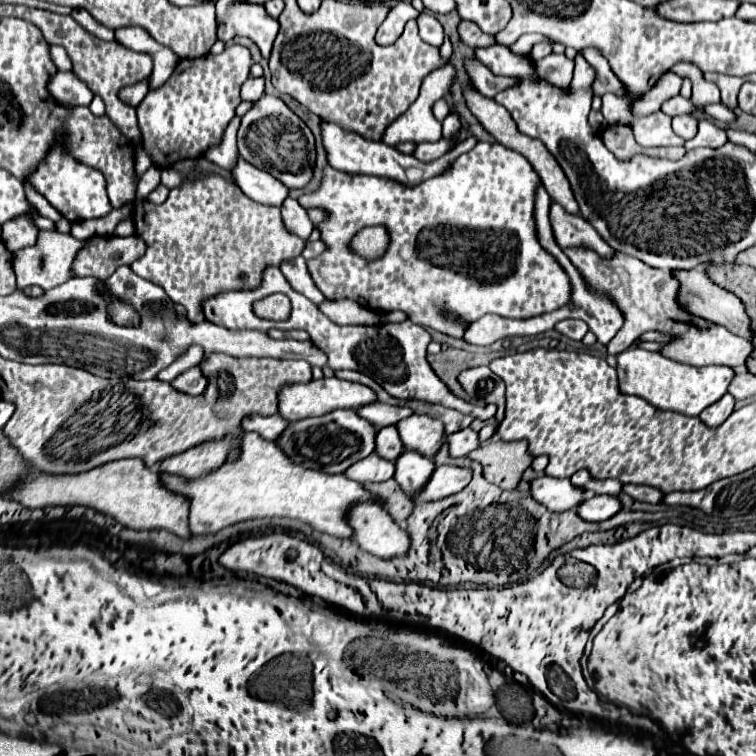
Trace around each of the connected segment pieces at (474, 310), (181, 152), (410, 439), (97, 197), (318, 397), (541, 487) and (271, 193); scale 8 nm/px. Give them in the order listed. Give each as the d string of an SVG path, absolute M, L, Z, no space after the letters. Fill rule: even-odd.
M479 141L469 153L463 153L459 159L455 159L455 163L445 169L441 175L433 177L433 179L427 179L415 187L405 187L401 183L393 183L391 179L377 179L377 177L367 177L367 175L345 175L343 171L337 171L333 167L327 167L325 169L325 177L323 177L323 183L319 187L319 191L315 193L309 193L309 195L303 195L299 199L299 203L303 207L323 207L329 211L329 217L319 225L319 231L321 231L321 239L327 243L327 251L323 255L319 255L317 259L311 259L307 261L307 267L309 267L309 273L315 281L315 285L321 289L321 293L327 297L327 299L355 299L359 305L367 307L367 309L383 309L383 311L395 311L395 309L401 309L409 315L409 319L413 323L419 323L419 325L427 325L427 327L433 327L441 333L447 333L451 337L463 337L463 327L459 327L457 323L447 323L439 311L441 309L449 309L453 311L455 315L463 317L467 323L473 323L475 319L487 315L487 313L495 313L495 315L501 315L501 317L511 317L511 319L529 319L529 317L535 317L535 315L543 315L543 313L549 313L549 311L555 311L555 309L561 309L565 307L569 301L571 301L571 281L569 281L569 275L565 273L565 269L559 265L559 261L549 255L549 251L545 251L537 239L537 223L535 223L535 193L537 193L537 186L541 185L541 179L537 175L537 171L533 169L525 157L521 157L519 153L503 147L501 143L485 143L485 141ZM367 225L385 225L389 235L391 235L391 245L387 249L387 253L381 257L381 259L375 259L375 261L367 261L355 253L351 253L347 249L349 245L349 239L361 231L363 227ZM403 245L413 245L413 253L411 257L403 257L401 255L401 247Z
M231 45L219 55L181 59L173 75L143 97L137 105L141 145L155 167L165 169L185 159L203 157L209 147L221 143L225 127L241 103L241 85L249 77L251 65L251 53L243 45Z
M411 415L411 419L403 419L401 423L397 423L397 429L403 445L425 457L435 457L443 445L445 427L433 417Z
M55 145L53 151L47 155L47 159L43 163L39 163L39 167L33 171L31 183L35 185L35 189L39 193L43 193L47 197L47 201L57 211L61 211L65 215L65 219L71 219L71 223L77 223L77 219L85 221L85 219L105 217L113 209L113 205L107 197L107 191L105 191L103 173L93 167L77 163L73 157L65 155L59 145Z
M325 377L319 381L309 381L305 385L289 385L281 389L279 395L279 415L287 421L299 421L299 419L307 419L307 417L321 417L327 415L329 411L335 409L361 409L365 407L365 403L375 403L377 395L373 389L361 385L361 383L351 383L351 381L343 381L337 377Z
M537 477L531 481L533 497L549 507L551 511L567 511L575 509L585 501L585 489L575 487L569 479L555 479L555 477Z
M239 157L237 167L233 169L233 177L237 179L239 189L255 203L281 207L283 201L289 197L289 189L281 181L273 179L273 175L269 175L261 169L253 167L251 163L247 163L241 157Z

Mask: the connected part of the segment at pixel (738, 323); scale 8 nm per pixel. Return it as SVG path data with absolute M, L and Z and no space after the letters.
M689 269L689 271L679 271L677 279L681 279L681 303L685 303L685 307L689 307L689 311L693 311L693 315L699 315L703 319L709 319L717 325L727 327L731 333L743 337L743 339L753 339L753 329L751 329L751 319L745 311L743 301L729 293L727 289L721 289L717 283L713 283L709 279L709 275L705 271L699 269Z

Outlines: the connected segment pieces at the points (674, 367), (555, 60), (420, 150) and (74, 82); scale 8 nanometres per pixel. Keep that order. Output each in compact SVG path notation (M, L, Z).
M635 348L617 357L617 375L619 375L619 389L623 393L639 395L657 409L697 417L705 407L717 403L727 393L735 377L735 371L727 365L709 365L697 369L691 365L665 359L661 353Z
M551 53L541 61L537 61L535 67L537 67L537 75L555 87L567 87L571 83L573 59L567 59L565 55Z
M445 139L435 141L435 143L419 143L413 155L415 155L419 161L427 163L427 161L433 161L433 159L445 155L445 151L449 151L449 147L451 147L451 143L447 143Z
M61 71L53 75L53 81L49 83L49 91L59 103L67 103L67 105L89 106L94 97L81 79L77 79L73 73L61 73Z

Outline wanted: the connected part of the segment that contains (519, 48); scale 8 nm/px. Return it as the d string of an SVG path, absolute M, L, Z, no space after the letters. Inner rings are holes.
M525 34L510 46L510 50L517 55L525 56L530 53L532 47L538 42L540 42L540 34Z

